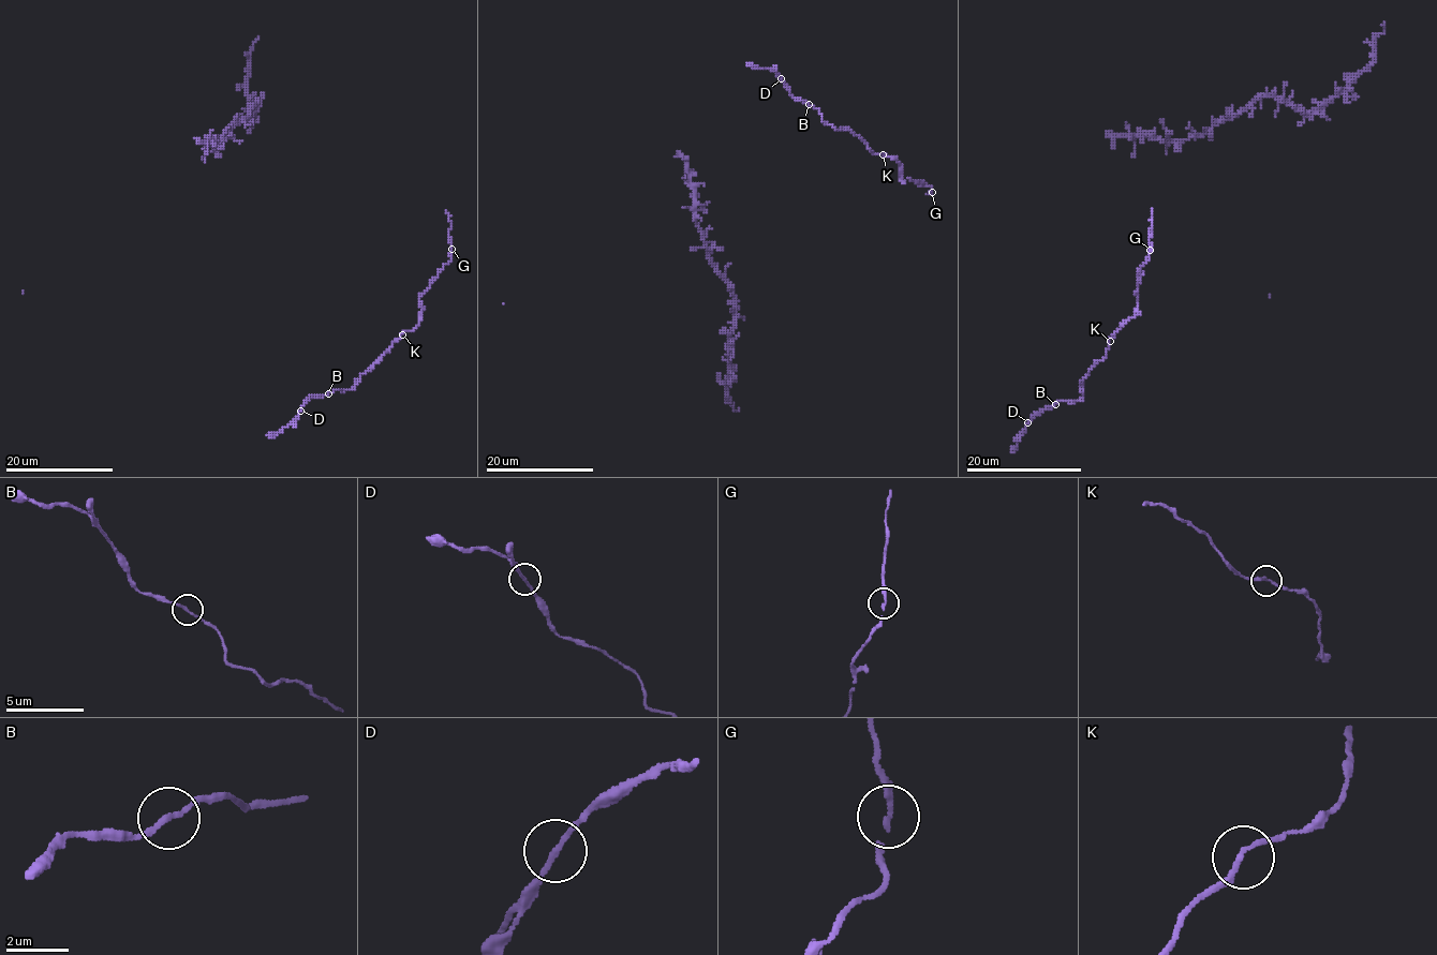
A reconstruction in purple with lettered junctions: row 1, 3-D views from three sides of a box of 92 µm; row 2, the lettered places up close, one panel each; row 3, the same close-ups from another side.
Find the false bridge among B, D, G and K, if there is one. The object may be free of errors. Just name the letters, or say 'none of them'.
G

